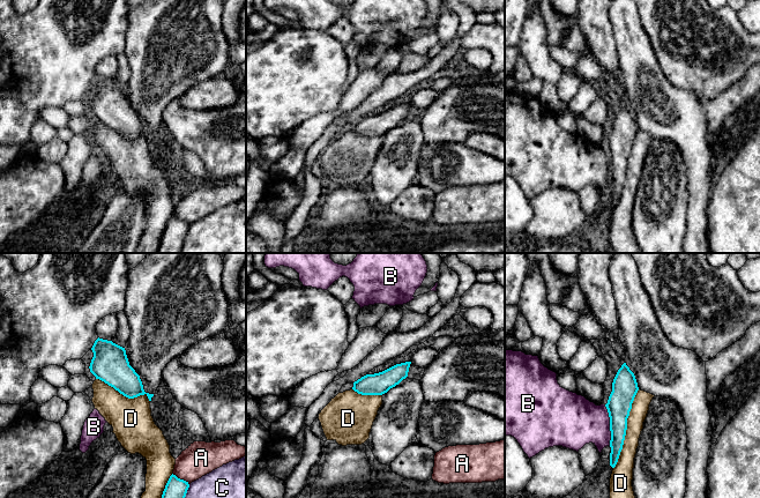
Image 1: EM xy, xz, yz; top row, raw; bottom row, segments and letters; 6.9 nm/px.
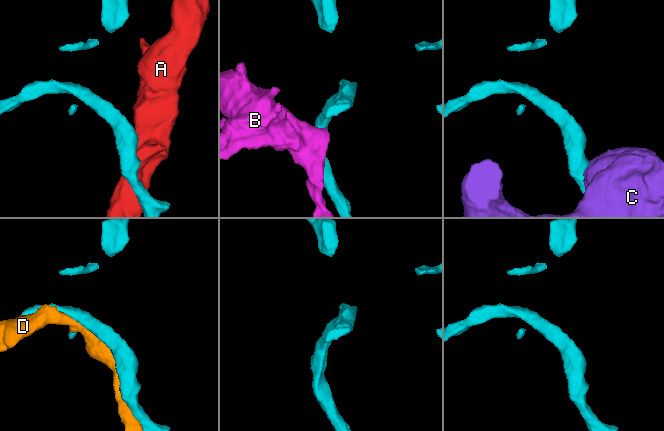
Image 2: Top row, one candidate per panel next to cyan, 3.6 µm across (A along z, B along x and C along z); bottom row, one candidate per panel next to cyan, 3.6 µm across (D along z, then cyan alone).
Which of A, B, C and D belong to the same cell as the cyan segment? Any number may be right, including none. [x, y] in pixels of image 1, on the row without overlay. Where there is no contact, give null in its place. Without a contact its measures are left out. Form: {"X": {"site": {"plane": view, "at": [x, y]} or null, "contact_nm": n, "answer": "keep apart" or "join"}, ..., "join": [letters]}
{"A": {"site": {"plane": "xy", "at": [179, 220]}, "contact_nm": 140, "answer": "keep apart"}, "B": {"site": {"plane": "yz", "at": [610, 166]}, "contact_nm": 300, "answer": "keep apart"}, "C": {"site": {"plane": "xy", "at": [184, 239]}, "contact_nm": 200, "answer": "keep apart"}, "D": {"site": {"plane": "yz", "at": [626, 170]}, "contact_nm": 600, "answer": "join"}, "join": ["D"]}

